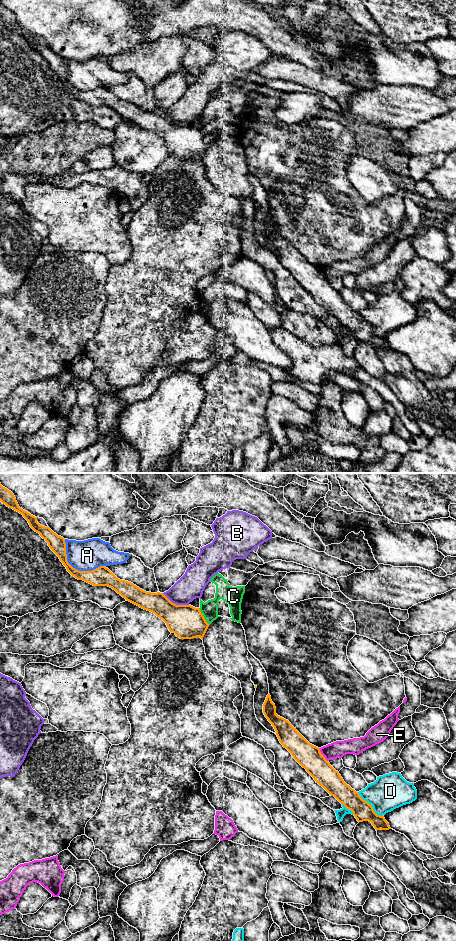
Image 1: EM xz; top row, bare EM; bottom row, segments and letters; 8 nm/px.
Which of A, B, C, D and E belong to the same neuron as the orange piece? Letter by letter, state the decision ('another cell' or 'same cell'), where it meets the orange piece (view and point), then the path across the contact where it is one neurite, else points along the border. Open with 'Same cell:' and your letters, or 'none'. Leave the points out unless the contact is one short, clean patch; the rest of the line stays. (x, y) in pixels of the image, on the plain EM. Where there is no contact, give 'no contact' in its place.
Same cell: none
A: another cell; contact xz (74, 88)
B: another cell; contact xz (175, 124); border xz (162, 113), (176, 124), (188, 125)
C: another cell; contact xz (203, 136); border xz (198, 128), (209, 144)
D: another cell; contact xz (371, 325); border xz (357, 312), (371, 325), (377, 334), (382, 336)
E: another cell; contact xz (322, 275); border xz (318, 268), (327, 281)

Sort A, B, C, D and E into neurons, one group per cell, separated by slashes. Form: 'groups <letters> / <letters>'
groups A / B / C / D / E

